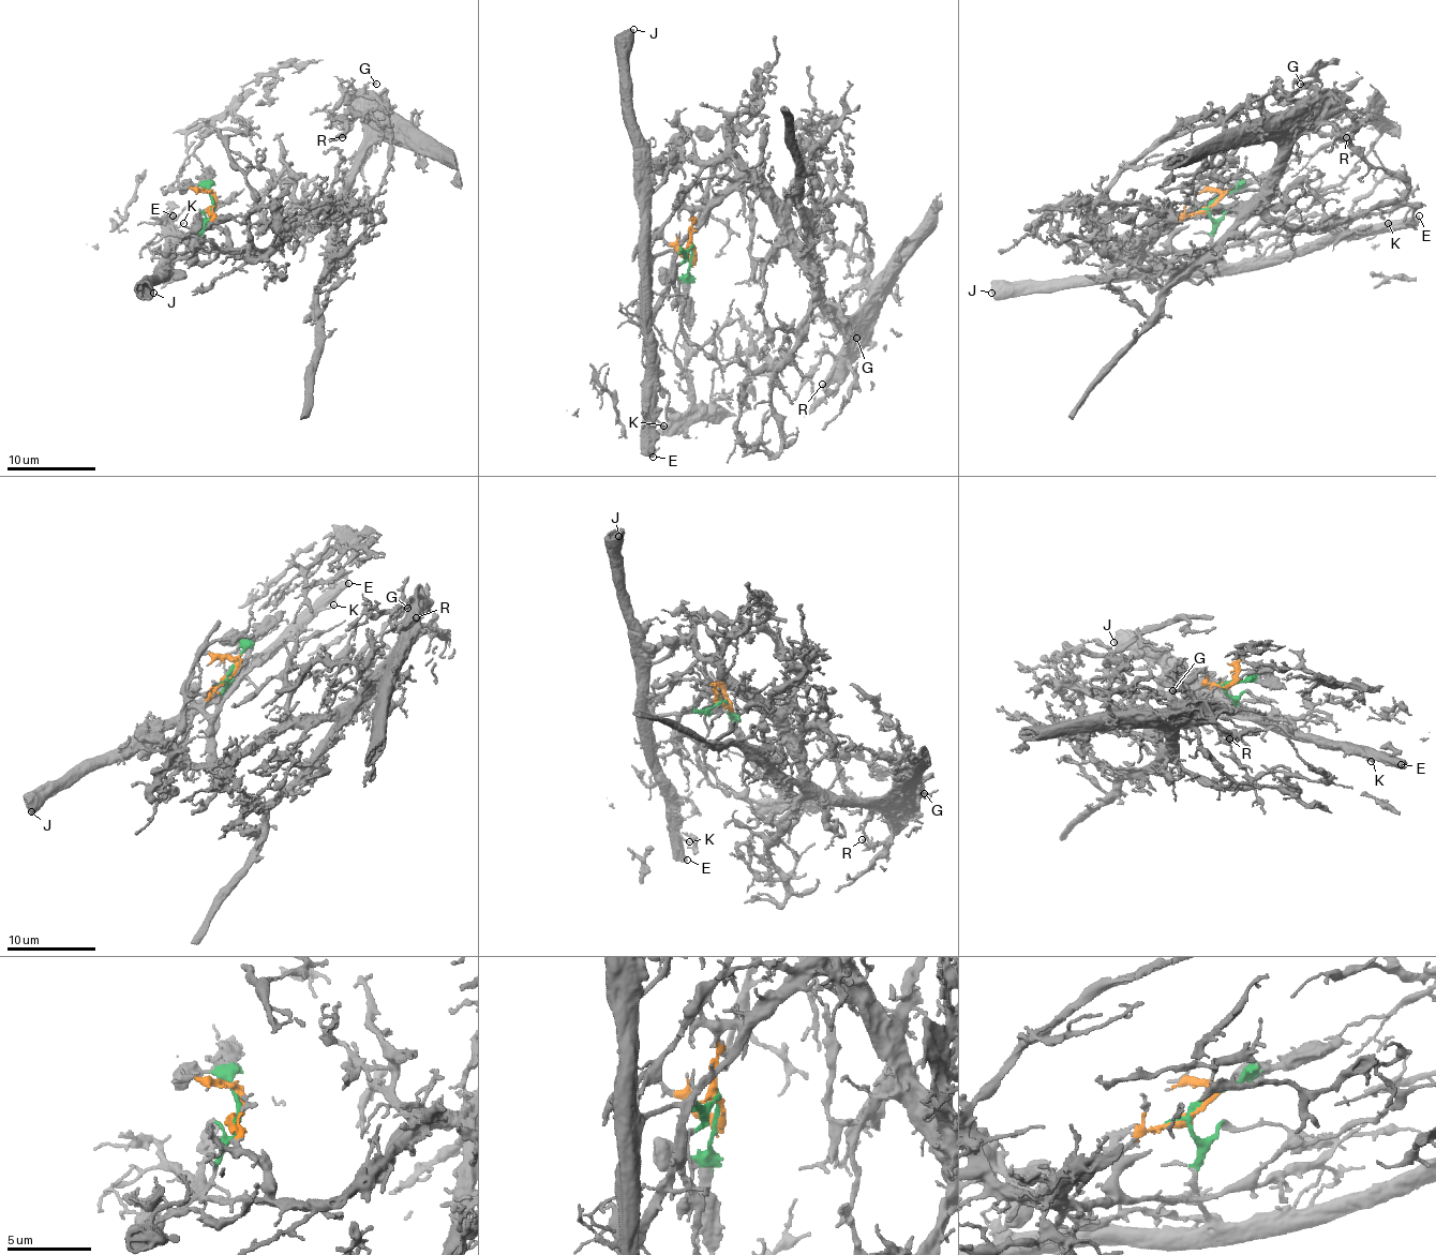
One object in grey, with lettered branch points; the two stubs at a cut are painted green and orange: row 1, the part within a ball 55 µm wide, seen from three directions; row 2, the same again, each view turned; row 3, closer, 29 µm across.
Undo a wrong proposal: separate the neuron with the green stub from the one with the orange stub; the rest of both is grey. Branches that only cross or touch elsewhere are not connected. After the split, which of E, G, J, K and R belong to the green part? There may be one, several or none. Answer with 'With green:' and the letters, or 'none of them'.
With green: E, J, K

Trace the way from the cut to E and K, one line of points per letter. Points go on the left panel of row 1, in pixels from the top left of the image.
E: (212, 202), (202, 238), (173, 264), (173, 215)
K: (212, 202), (202, 238), (173, 264), (173, 233), (183, 222)

